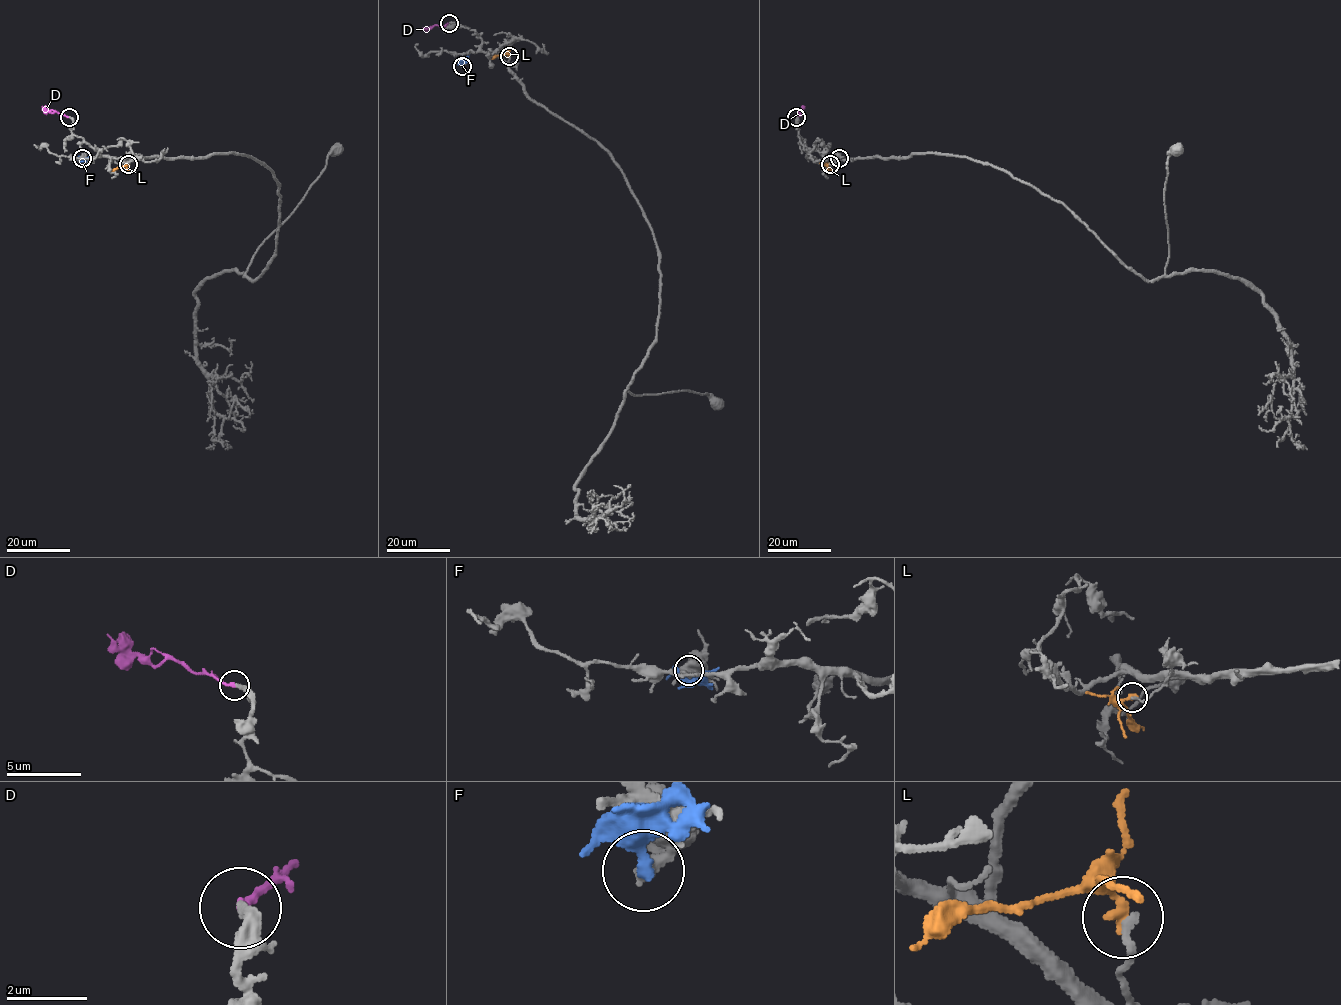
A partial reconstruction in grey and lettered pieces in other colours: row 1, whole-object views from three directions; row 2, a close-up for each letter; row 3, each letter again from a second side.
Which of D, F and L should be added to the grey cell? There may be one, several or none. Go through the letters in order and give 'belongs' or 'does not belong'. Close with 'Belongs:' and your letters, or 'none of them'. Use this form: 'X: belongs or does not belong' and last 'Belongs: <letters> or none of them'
D: belongs
F: does not belong
L: does not belong
Belongs: D

